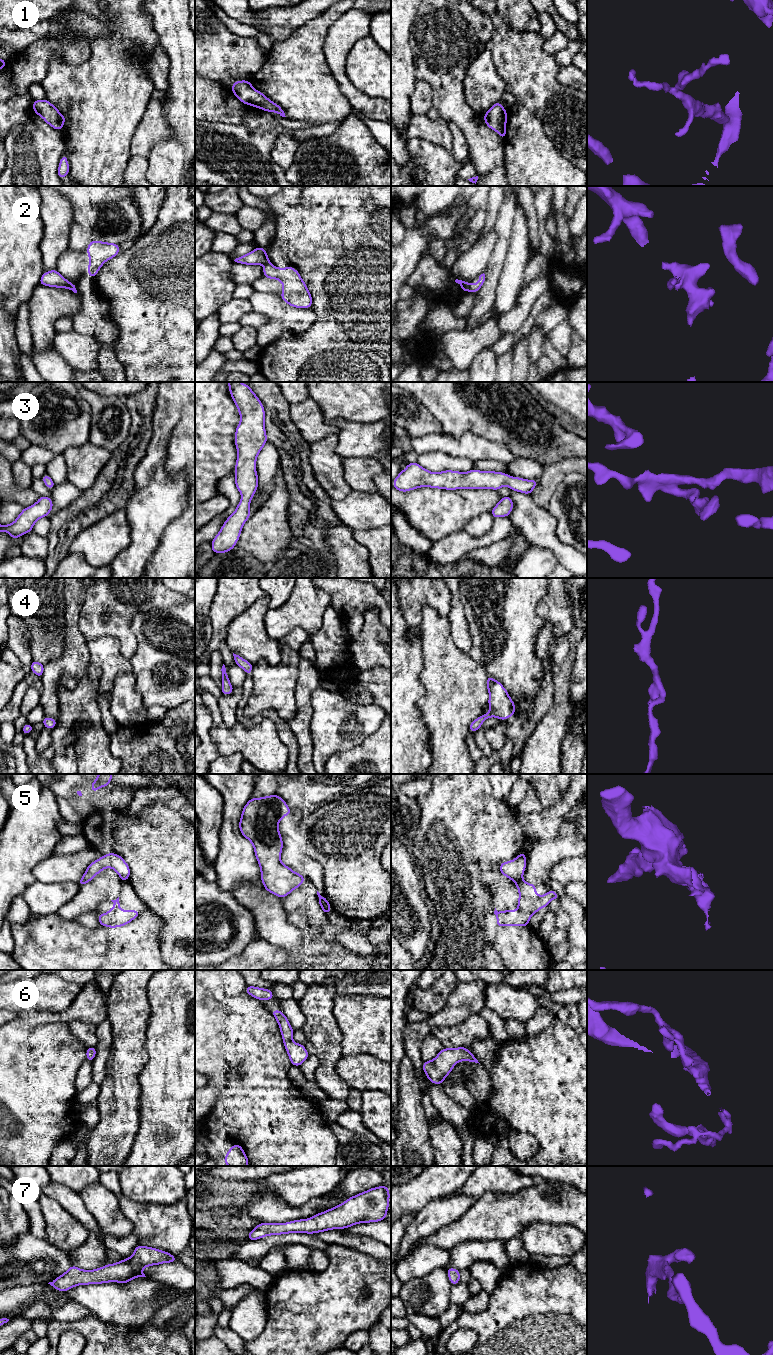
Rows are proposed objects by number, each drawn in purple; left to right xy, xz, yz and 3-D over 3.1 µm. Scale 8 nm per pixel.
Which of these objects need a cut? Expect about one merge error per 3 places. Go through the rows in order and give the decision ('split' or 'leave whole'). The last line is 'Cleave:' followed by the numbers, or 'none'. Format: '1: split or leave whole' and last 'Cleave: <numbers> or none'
1: leave whole
2: split
3: leave whole
4: leave whole
5: split
6: leave whole
7: leave whole
Cleave: 2, 5

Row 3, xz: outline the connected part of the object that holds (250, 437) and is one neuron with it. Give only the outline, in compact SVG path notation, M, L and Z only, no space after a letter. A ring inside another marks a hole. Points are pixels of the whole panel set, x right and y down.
M227 382L230 386L229 392L240 413L240 423L236 427L235 432L235 446L238 452L237 461L235 465L235 485L241 493L241 500L235 509L235 512L230 515L219 533L211 541L213 553L225 553L232 550L240 538L243 525L251 516L250 502L258 489L258 475L256 472L256 459L265 443L268 441L264 425L265 410L262 402L251 390L247 383Z

